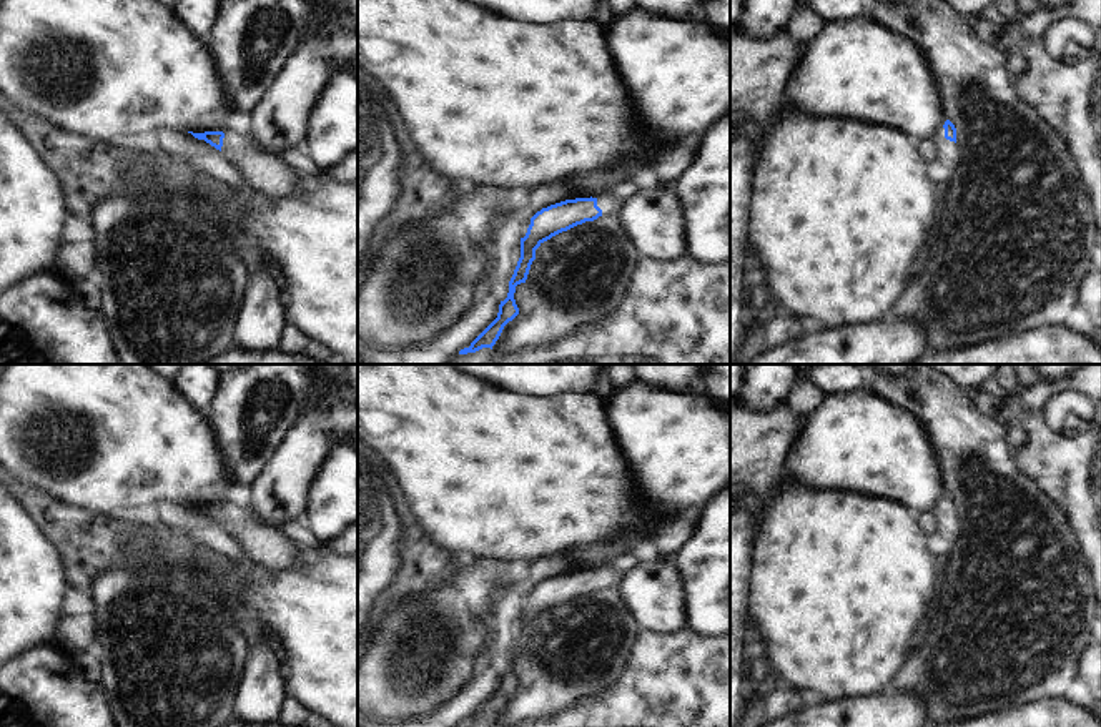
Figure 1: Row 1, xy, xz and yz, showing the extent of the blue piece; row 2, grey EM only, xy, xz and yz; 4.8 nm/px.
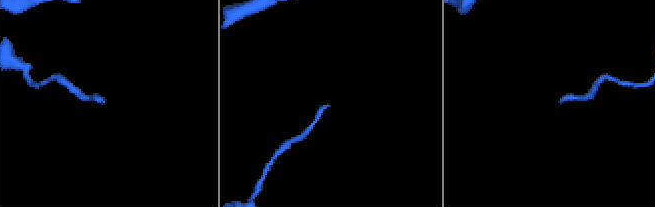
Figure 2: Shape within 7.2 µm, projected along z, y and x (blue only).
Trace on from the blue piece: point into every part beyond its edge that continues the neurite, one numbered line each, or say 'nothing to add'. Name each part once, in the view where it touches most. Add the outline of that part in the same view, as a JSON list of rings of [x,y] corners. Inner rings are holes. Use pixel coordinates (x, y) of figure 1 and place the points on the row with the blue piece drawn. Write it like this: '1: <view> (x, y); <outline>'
1: yz (947, 152); [[[941,126],[933,138],[936,143],[936,158],[950,170],[955,170],[960,161],[960,148],[955,141],[945,138],[945,128]]]

